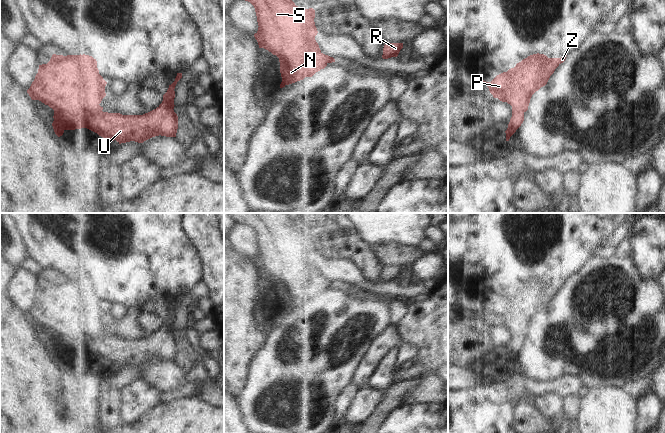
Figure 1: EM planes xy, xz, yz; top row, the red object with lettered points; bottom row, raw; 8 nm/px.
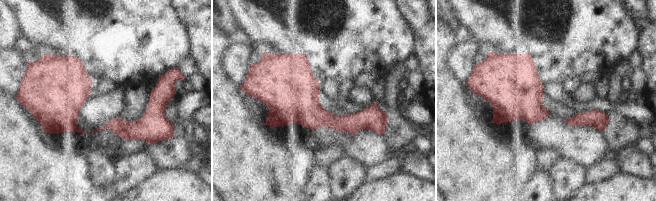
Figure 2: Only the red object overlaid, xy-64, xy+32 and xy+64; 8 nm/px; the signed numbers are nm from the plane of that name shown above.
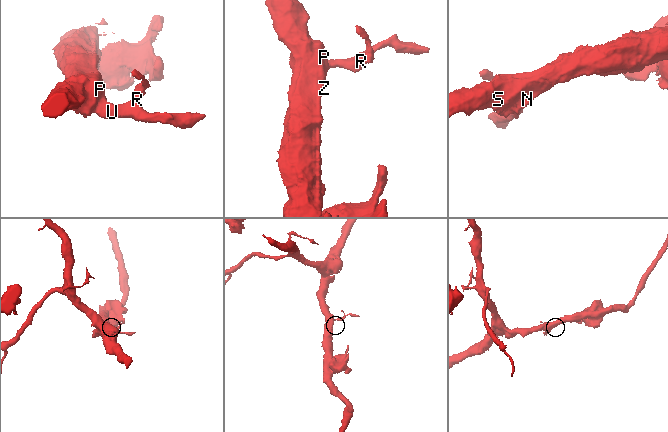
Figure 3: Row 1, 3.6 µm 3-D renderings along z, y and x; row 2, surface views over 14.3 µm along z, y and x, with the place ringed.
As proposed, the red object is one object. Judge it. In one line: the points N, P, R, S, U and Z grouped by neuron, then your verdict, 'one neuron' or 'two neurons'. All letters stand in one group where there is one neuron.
N P R S U Z; one neuron

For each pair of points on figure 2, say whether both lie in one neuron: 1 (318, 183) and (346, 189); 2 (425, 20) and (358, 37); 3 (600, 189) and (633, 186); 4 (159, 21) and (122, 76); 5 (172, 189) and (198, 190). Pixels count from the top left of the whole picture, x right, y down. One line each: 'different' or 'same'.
1: different
2: different
3: same
4: same
5: same

